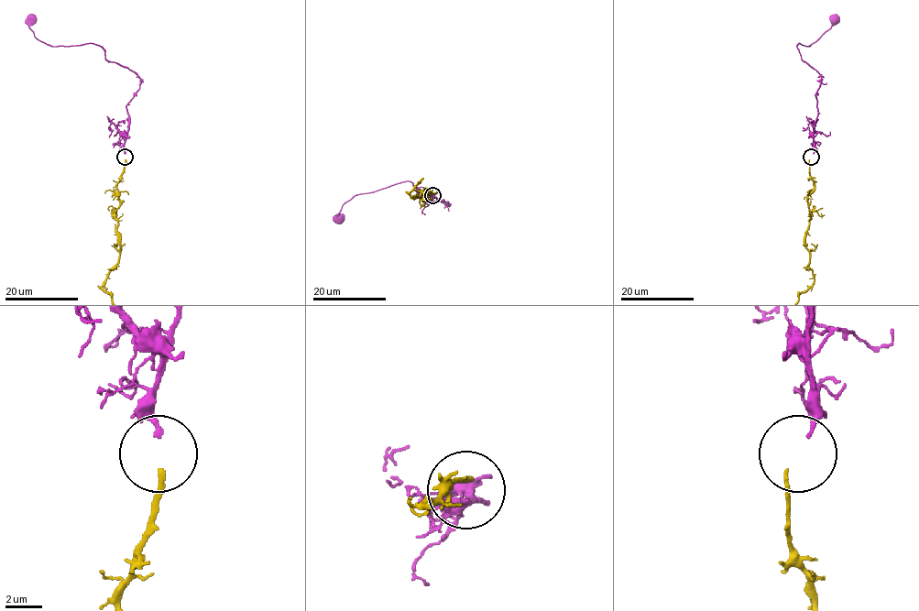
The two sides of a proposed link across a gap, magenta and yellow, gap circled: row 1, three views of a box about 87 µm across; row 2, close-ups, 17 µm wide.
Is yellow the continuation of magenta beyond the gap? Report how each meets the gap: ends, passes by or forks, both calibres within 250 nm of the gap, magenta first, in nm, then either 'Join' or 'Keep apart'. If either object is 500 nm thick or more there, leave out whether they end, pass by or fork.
At the ring magenta ends. At the ring yellow ends. Thickness 240 nm (magenta) against 240 nm. Join

